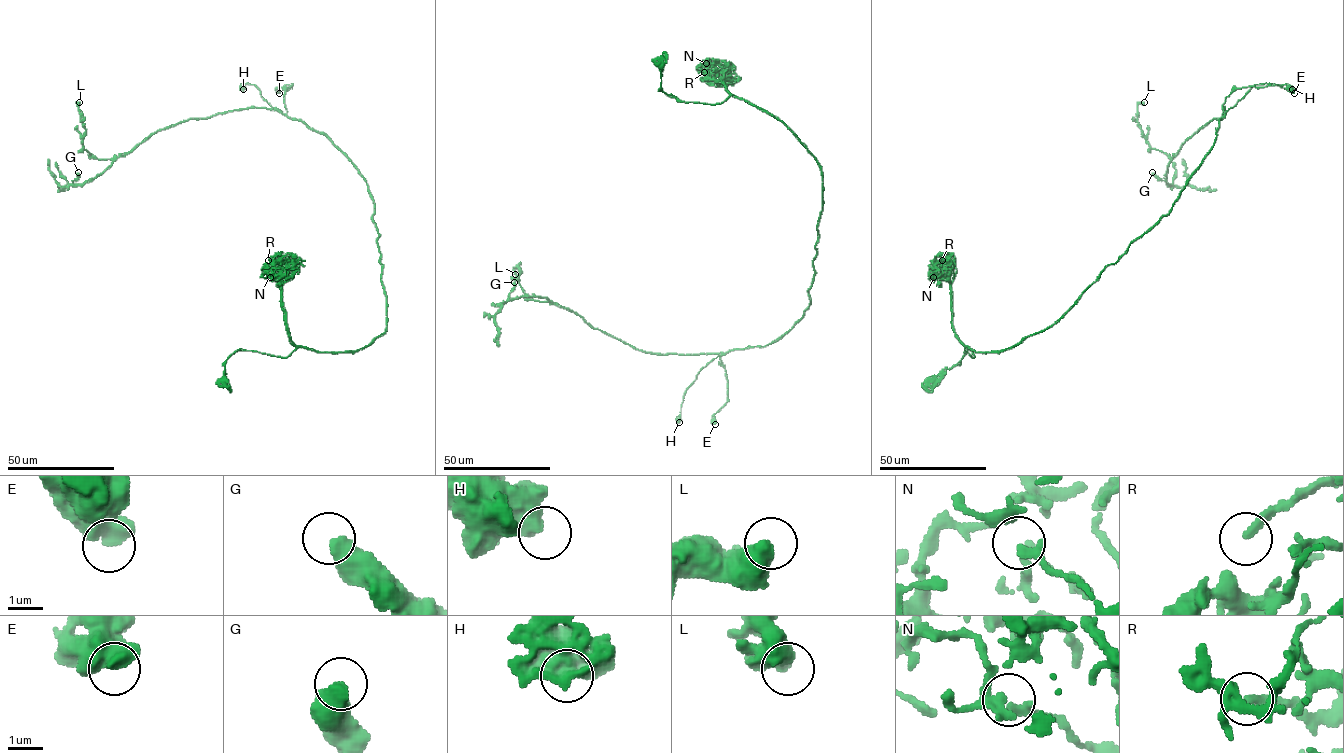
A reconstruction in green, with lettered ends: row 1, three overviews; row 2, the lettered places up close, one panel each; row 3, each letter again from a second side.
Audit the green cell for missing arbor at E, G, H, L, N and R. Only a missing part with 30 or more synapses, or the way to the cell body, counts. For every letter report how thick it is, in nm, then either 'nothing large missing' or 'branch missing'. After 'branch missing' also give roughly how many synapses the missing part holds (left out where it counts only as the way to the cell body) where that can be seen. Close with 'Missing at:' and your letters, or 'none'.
E: calibre 650 nm; nothing large missing
G: calibre 550 nm; nothing large missing
H: calibre 600 nm; nothing large missing
L: calibre 600 nm; nothing large missing
N: calibre 170 nm; nothing large missing
R: calibre 240 nm; nothing large missing
Missing at: none

